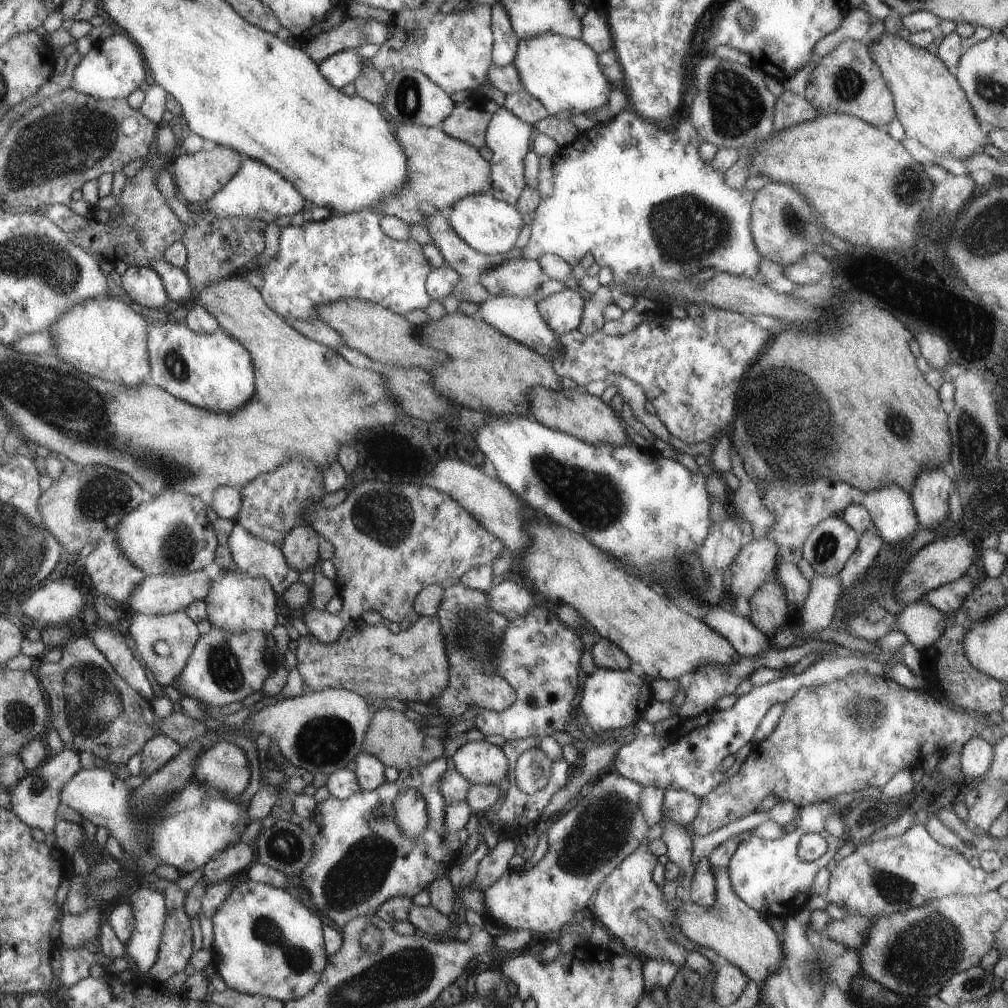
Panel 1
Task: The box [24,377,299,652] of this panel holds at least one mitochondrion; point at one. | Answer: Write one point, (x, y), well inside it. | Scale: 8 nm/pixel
(102, 496)

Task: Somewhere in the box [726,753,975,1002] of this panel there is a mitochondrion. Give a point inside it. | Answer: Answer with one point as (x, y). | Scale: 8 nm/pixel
(918, 958)

